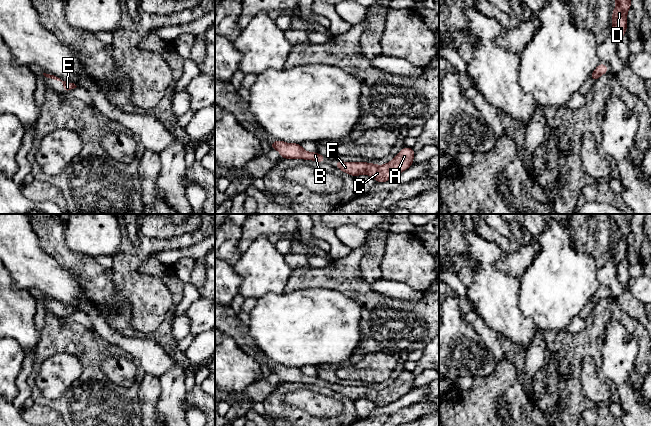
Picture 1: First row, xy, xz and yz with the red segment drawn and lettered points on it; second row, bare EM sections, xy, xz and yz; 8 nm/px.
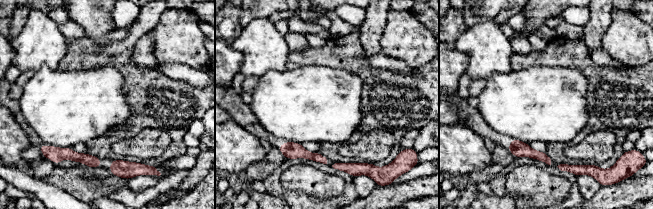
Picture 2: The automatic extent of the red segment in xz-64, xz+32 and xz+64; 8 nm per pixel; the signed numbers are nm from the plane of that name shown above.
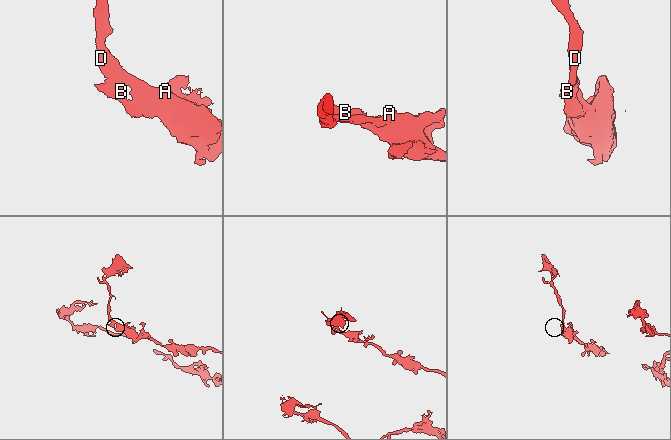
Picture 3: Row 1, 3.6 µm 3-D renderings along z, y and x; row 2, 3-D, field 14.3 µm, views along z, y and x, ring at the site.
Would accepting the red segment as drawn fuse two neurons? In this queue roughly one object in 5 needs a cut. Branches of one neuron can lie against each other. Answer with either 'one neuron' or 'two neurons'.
one neuron

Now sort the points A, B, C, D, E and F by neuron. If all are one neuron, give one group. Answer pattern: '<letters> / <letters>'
A B C D E F

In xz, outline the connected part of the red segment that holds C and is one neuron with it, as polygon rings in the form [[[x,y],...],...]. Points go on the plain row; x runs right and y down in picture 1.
[[[404,371],[390,386],[376,389],[373,386],[344,386],[338,384],[335,392],[356,401],[365,398],[373,401],[378,407],[387,406],[413,389],[415,375]]]

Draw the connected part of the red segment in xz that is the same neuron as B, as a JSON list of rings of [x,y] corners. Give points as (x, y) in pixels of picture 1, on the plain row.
[[[281,364],[269,367],[272,373],[277,374],[282,383],[304,383],[323,387],[326,381],[317,376],[305,375],[299,367],[286,367]]]

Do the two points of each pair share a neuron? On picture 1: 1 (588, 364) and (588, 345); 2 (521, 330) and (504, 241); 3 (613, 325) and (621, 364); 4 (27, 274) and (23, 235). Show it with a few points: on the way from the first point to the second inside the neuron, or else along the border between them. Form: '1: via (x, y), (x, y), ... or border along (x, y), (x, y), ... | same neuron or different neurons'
1: border along (591, 356), (583, 358), (579, 377) | different neurons
2: border along (486, 239), (495, 242), (506, 252) | different neurons
3: via (615, 335), (619, 346), (619, 354) | same neuron
4: via (27, 264), (23, 257), (23, 245) | same neuron

